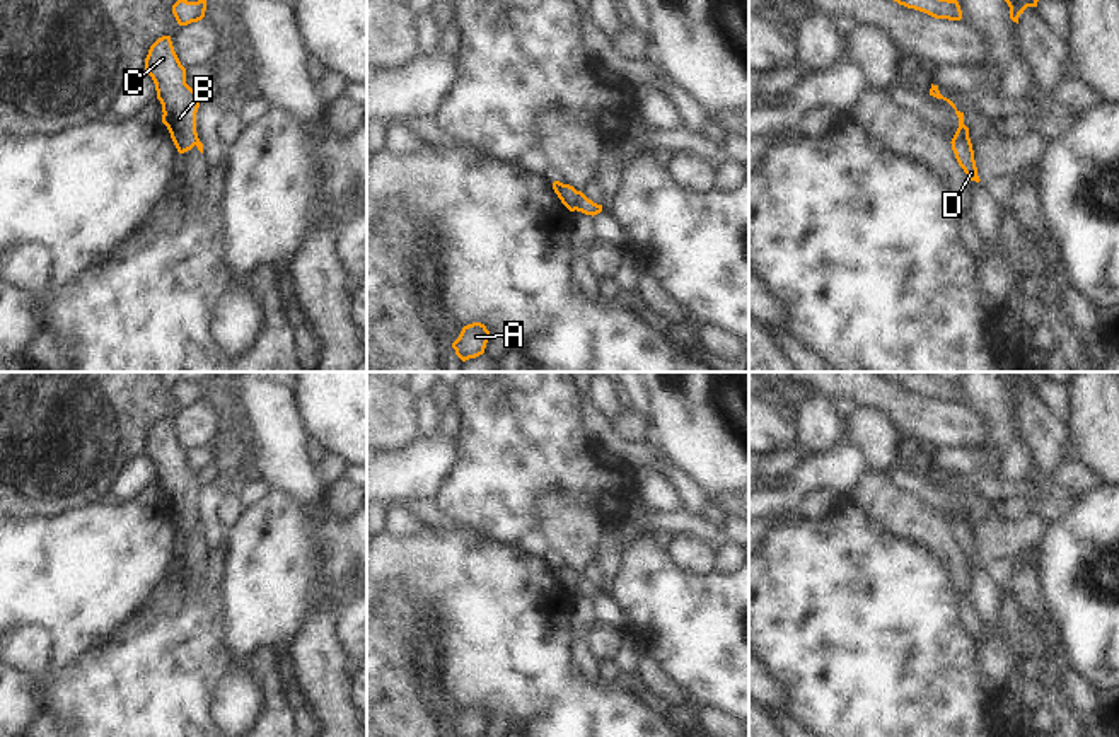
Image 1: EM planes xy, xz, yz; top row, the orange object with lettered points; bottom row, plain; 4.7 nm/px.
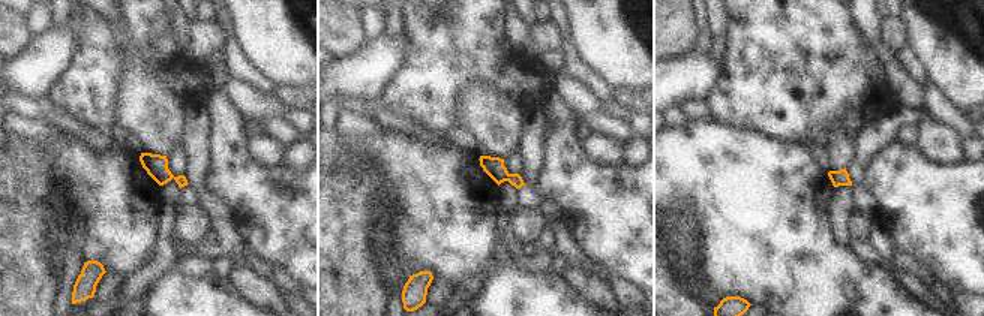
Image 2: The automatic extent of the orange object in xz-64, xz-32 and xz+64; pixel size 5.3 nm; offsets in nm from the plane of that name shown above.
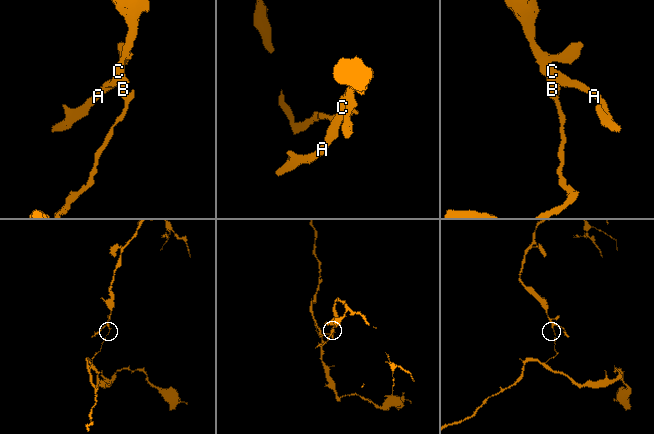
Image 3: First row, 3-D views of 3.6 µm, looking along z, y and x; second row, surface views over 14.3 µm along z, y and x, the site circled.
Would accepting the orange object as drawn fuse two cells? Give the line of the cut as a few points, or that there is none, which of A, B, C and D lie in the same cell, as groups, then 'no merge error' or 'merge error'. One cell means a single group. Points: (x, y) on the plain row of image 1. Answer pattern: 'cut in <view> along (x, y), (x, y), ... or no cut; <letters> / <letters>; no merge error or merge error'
cut in xz along (580, 574), (573, 591); A B C / D; merge error

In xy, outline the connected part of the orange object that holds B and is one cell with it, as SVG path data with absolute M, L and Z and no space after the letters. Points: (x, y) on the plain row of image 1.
M171 418L159 420L145 440L145 454L152 459L157 481L162 486L162 505L179 536L191 532L198 524L196 473L186 466L186 450L181 447Z

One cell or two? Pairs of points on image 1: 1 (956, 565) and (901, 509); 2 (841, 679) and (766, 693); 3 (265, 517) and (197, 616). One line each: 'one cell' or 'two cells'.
1: one cell
2: two cells
3: two cells

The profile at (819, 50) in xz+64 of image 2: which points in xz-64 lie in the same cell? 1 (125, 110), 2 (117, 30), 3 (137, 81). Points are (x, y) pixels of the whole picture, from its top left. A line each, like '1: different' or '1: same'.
1: different
2: different
3: different

